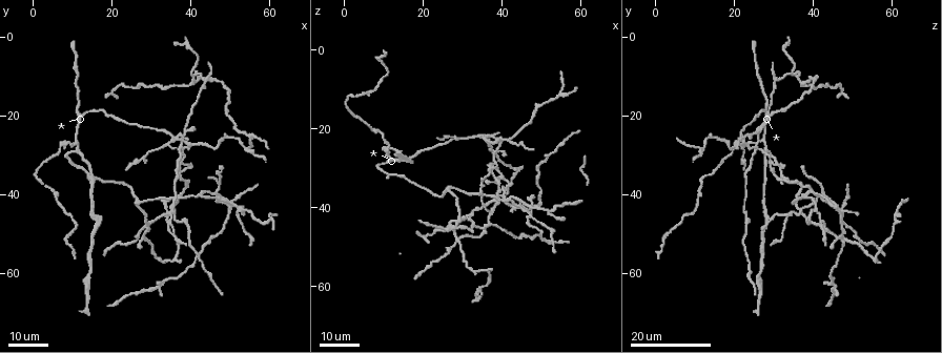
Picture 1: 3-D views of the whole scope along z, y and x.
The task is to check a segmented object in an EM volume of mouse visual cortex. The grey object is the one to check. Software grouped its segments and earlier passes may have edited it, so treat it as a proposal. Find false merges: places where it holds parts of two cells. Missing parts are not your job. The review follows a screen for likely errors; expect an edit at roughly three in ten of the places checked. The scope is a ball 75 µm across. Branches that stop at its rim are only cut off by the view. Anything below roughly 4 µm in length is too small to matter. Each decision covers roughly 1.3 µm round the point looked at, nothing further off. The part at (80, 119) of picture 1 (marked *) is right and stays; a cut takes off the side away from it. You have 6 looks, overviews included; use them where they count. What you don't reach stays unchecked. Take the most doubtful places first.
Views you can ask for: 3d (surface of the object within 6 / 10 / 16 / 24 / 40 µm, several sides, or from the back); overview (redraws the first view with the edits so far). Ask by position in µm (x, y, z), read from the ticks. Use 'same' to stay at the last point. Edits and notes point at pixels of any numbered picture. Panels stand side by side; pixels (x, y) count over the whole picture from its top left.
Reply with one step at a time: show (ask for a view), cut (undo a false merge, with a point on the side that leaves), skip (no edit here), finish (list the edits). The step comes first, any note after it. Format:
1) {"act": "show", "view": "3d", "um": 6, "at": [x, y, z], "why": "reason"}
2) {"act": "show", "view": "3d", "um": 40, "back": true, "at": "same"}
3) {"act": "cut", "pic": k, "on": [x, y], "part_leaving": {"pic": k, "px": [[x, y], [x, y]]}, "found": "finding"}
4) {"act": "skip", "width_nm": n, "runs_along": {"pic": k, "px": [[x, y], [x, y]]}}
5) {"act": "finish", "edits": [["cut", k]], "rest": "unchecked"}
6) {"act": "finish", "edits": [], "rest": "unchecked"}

{"act": "show", "view": "3d", "um": 24, "at": [47.5, 40.5, 41.5], "why": "four or more arms meet"}

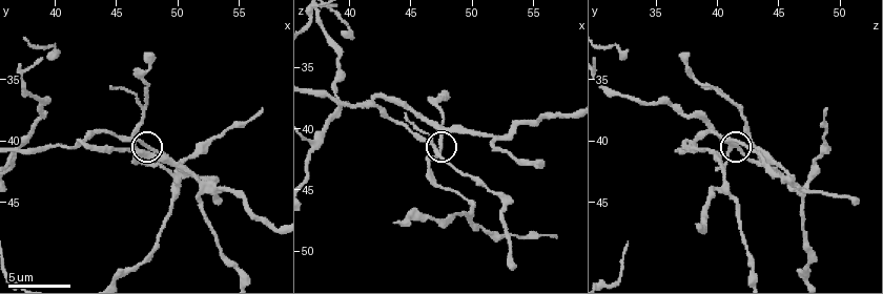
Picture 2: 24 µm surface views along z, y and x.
{"act": "show", "view": "3d", "um": 6, "at": [47.2, 40.2, 42.0]}

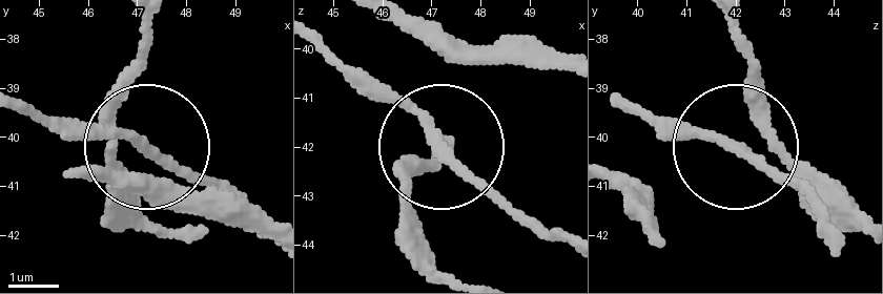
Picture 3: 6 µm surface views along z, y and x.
{"act": "skip", "arms": 4, "runs_along": {"pic": 3, "px": [[621, 100], [735, 142], [818, 205]]}, "found": "one cell here"}

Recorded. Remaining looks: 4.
{"act": "show", "view": "3d", "um": 16, "at": [49.6, 44.0, 47.2], "why": "side arm on a straight run"}

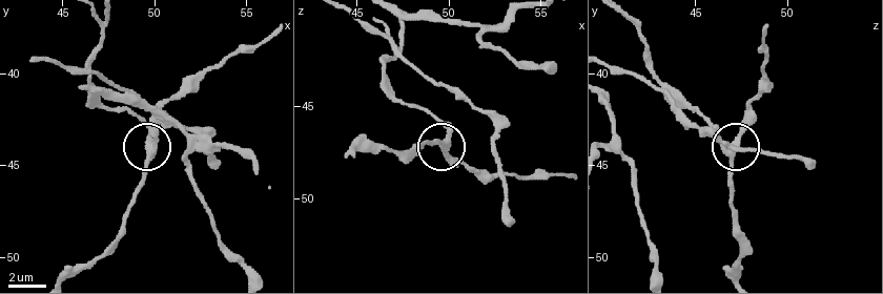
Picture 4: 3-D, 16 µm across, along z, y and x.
{"act": "skip", "arms": 3, "found": "all the same cell"}

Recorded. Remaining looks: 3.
{"act": "show", "view": "3d", "um": 24, "at": [40.5, 10.0, 36.0], "why": "arms part here"}

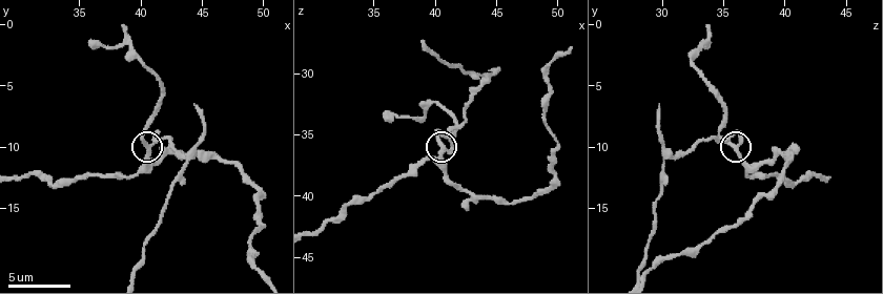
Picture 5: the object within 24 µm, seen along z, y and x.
{"act": "show", "view": "3d", "um": 6, "at": [40.6, 10.0, 36.0], "why": "zoom in"}

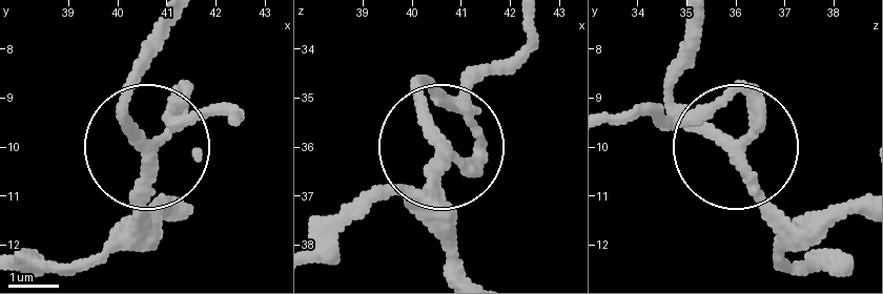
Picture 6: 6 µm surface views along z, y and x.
{"act": "skip", "runs_along": {"pic": 6, "px": [[528, 26], [469, 88], [460, 164], [423, 101], [427, 76]]}, "found": "all the same cell"}

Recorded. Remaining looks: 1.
{"act": "finish", "edits": [], "rest": "unchecked"}

